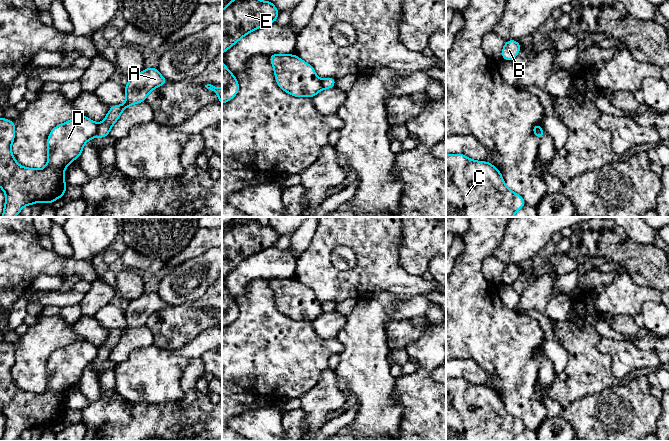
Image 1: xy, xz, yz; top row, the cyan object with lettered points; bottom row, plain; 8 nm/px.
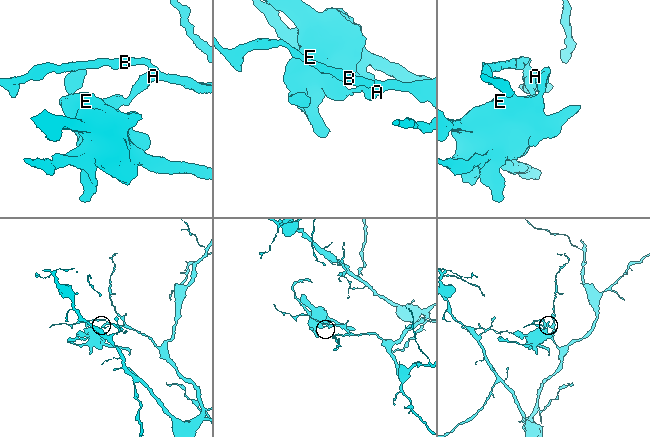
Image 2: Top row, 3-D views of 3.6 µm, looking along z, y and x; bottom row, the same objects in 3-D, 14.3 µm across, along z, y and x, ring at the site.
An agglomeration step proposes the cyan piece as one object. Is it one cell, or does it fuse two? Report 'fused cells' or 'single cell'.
fused cells

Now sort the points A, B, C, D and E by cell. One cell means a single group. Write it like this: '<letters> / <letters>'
A B / C D E

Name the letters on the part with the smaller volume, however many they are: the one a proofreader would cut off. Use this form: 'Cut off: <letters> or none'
Cut off: C, D, E

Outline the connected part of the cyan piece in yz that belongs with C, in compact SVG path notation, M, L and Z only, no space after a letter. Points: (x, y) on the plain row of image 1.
M461 377L446 378L446 441L513 441L525 429L523 421L506 410L493 388L474 385Z

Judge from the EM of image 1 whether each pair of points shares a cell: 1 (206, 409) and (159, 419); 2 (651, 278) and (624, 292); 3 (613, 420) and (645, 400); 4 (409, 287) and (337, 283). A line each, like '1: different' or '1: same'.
1: same
2: different
3: same
4: same

